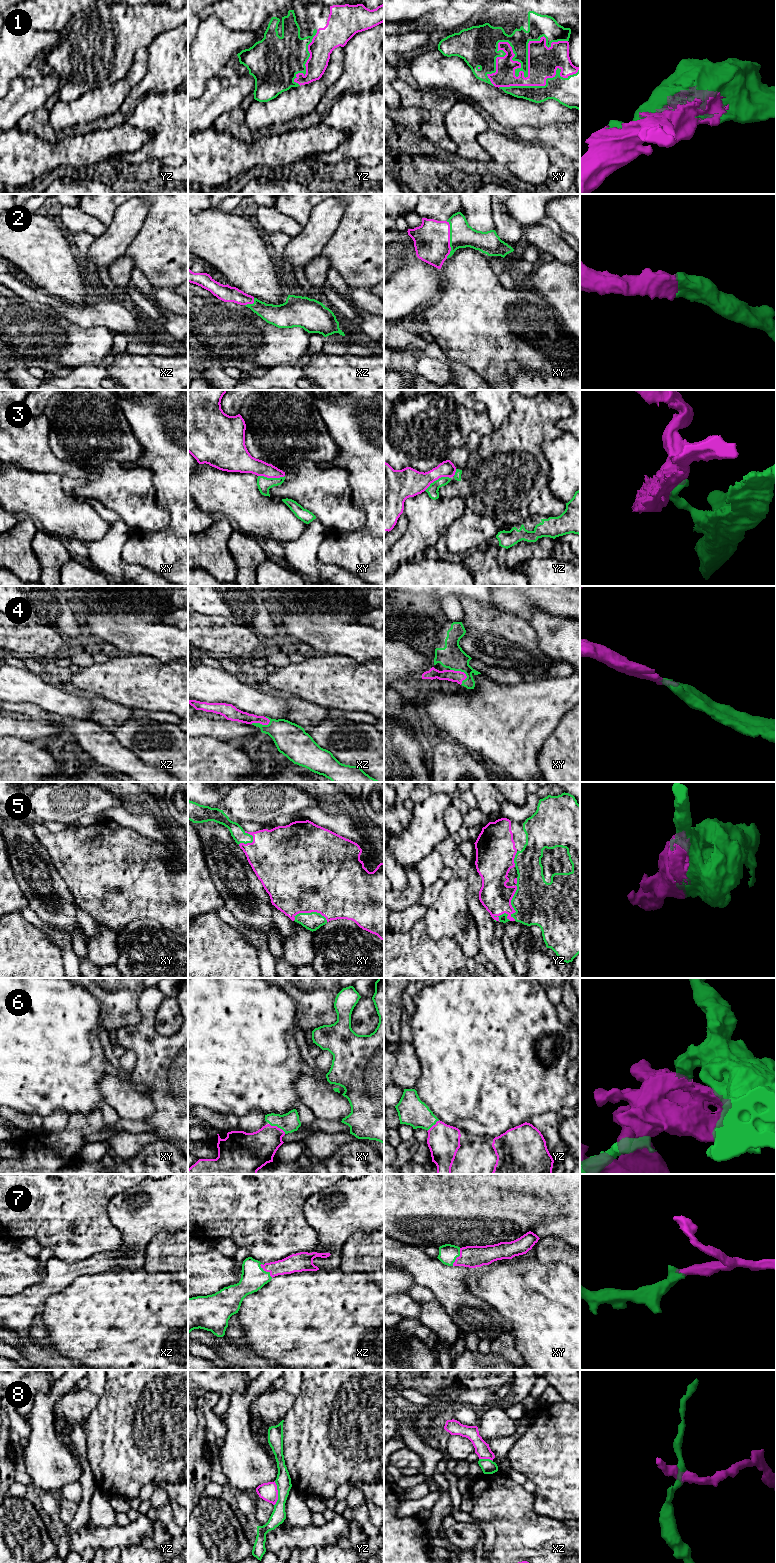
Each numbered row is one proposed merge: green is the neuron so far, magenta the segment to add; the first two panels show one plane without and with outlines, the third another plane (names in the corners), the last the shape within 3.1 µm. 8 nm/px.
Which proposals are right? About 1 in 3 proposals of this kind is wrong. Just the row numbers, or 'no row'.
1, 2, 4, 5, 6, 7

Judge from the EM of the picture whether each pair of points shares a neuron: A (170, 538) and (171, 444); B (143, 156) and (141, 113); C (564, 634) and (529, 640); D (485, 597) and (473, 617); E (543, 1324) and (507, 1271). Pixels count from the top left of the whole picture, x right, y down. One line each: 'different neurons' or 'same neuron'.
A: same neuron
B: same neuron
C: different neurons
D: different neurons
E: same neuron

